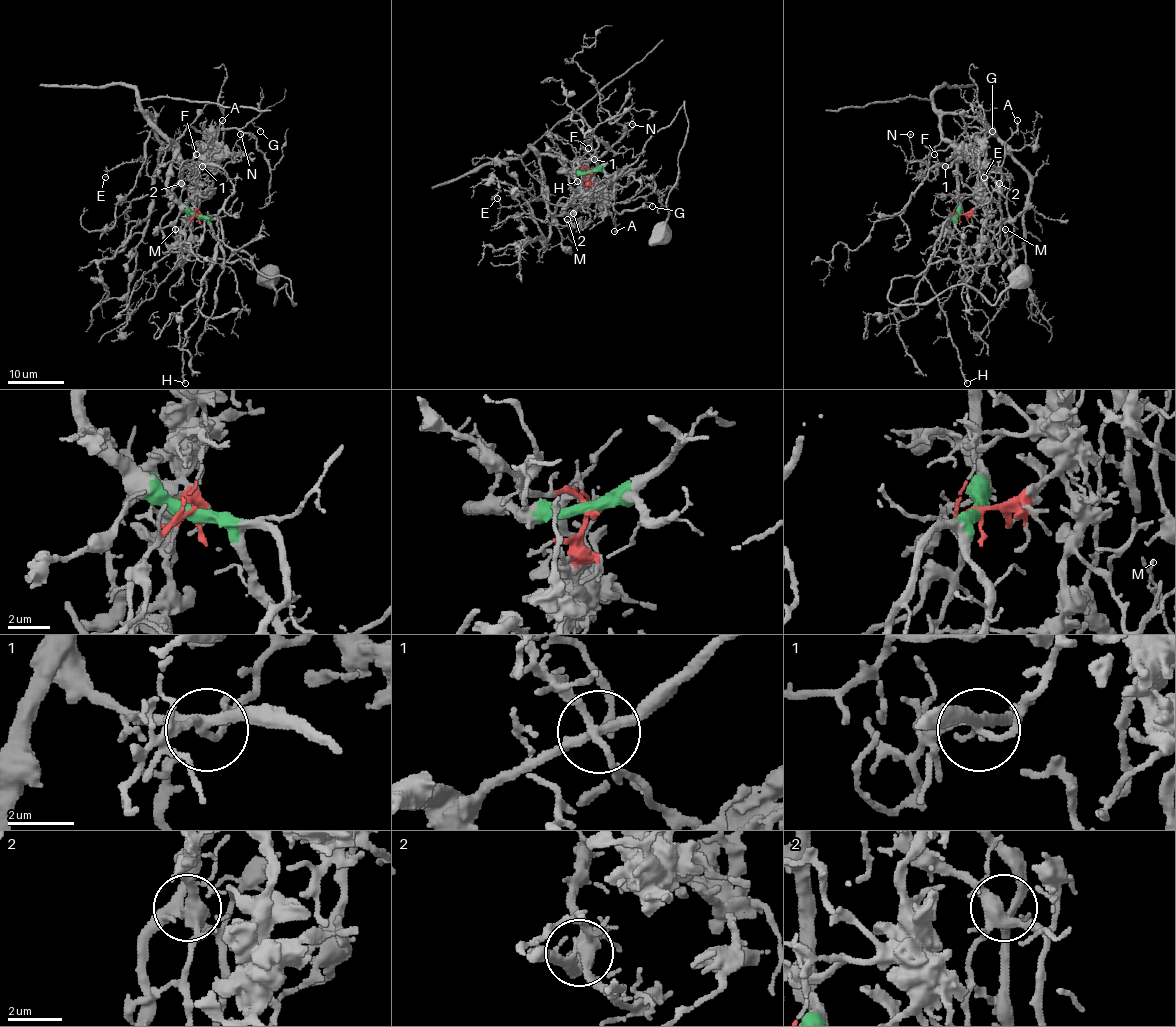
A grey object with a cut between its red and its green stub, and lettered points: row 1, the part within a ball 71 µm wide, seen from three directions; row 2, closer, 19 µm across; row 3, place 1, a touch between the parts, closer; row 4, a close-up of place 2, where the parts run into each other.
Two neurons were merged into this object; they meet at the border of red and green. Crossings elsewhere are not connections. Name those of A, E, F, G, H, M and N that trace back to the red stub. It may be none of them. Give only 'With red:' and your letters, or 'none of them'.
With red: A, F

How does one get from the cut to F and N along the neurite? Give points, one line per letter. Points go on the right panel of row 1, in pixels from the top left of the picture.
F: (959, 216), (968, 214), (978, 204), (979, 189), (987, 172), (964, 151), (949, 166), (937, 163), (934, 154)
N: (959, 216), (958, 158), (952, 163), (935, 163), (928, 168), (923, 162), (910, 159), (910, 134)

